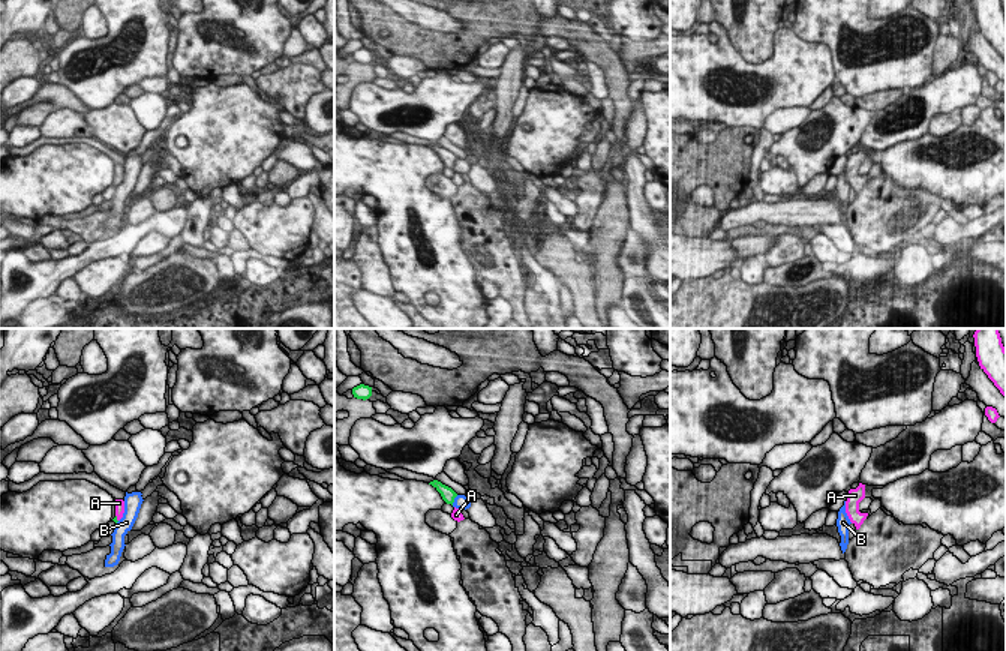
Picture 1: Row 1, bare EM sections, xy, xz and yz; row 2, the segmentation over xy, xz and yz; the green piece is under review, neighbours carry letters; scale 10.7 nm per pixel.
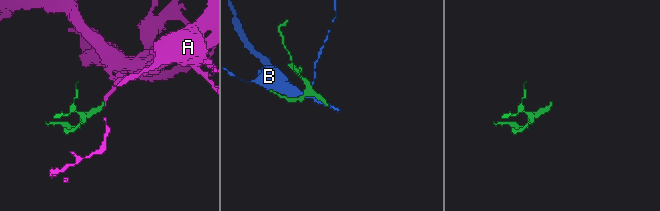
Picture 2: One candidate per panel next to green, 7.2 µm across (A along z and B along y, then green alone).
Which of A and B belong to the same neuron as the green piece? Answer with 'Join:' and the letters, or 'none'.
Join: A

